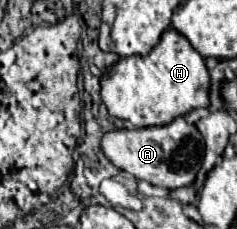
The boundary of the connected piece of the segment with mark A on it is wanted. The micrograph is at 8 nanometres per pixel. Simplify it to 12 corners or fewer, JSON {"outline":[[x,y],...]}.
{"outline":[[180,118],[112,130],[102,152],[152,186],[196,182],[204,138]]}

